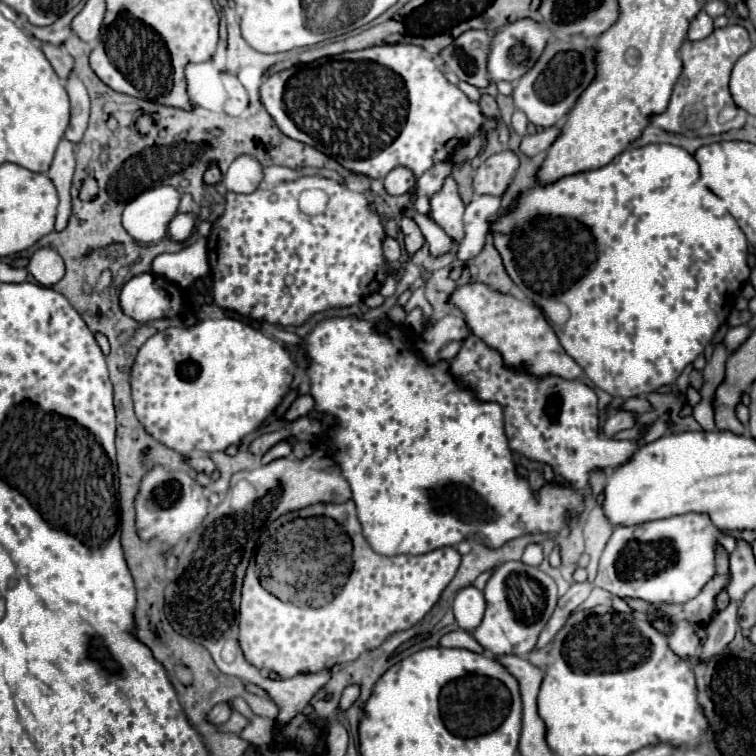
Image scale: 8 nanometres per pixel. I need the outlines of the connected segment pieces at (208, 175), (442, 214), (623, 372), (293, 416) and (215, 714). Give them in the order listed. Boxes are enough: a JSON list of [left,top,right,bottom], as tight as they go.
[[204,161,222,185],[430,177,464,241],[492,145,750,399],[284,395,314,421],[206,703,230,725]]

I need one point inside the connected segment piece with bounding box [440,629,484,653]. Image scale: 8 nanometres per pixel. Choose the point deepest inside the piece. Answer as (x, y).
(459, 638)

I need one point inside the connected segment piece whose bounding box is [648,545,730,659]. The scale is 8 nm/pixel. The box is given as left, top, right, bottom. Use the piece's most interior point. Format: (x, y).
(688, 621)

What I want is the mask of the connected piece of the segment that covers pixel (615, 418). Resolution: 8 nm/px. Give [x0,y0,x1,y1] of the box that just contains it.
[602,411,634,437]

